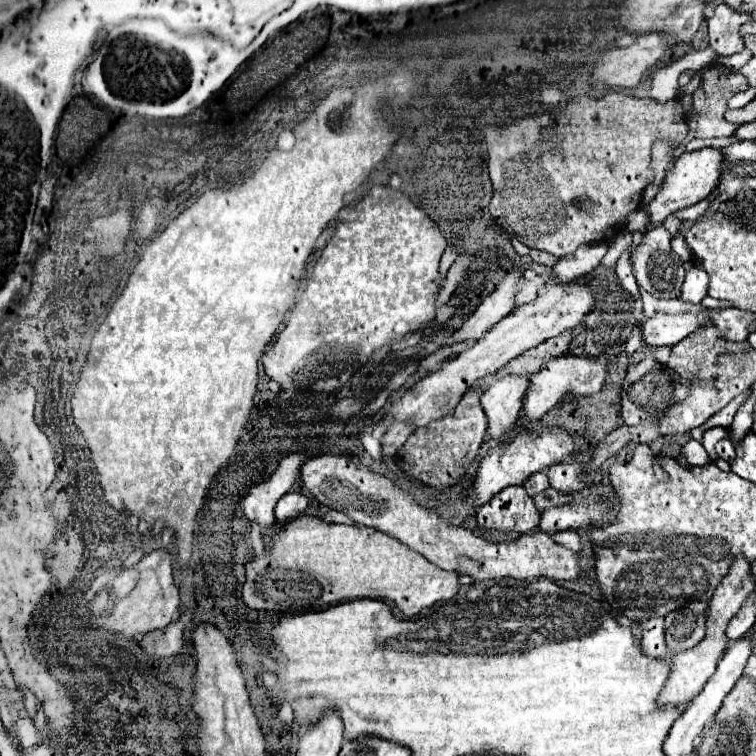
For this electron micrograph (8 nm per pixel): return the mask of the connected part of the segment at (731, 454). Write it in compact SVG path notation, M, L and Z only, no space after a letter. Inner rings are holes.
M725 438L728 440L720 440L715 449L718 453L719 458L722 458L726 461L731 461L735 458L735 448L732 442L729 440L730 438Z

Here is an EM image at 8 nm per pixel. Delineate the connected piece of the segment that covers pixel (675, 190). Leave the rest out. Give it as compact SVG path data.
M703 148L703 150L695 150L695 152L683 152L675 160L673 168L667 172L667 176L663 180L663 186L657 192L657 196L651 200L651 204L643 206L645 214L649 216L649 226L661 224L669 214L705 200L713 192L715 184L719 182L721 162L723 162L721 150L715 150L715 148Z

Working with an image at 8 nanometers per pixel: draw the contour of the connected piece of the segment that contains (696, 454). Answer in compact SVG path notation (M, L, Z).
M689 440L689 442L681 448L681 452L683 452L685 460L687 460L691 466L703 466L703 464L709 462L709 456L707 456L703 444L697 442L697 440Z

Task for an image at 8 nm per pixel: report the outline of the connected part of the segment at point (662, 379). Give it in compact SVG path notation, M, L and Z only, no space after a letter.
M629 358L629 368L621 390L621 416L625 424L633 426L639 420L649 420L649 416L657 416L667 406L683 400L683 396L687 396L687 384L681 384L671 368L663 368L659 362L655 362L655 358L645 358L637 364Z

